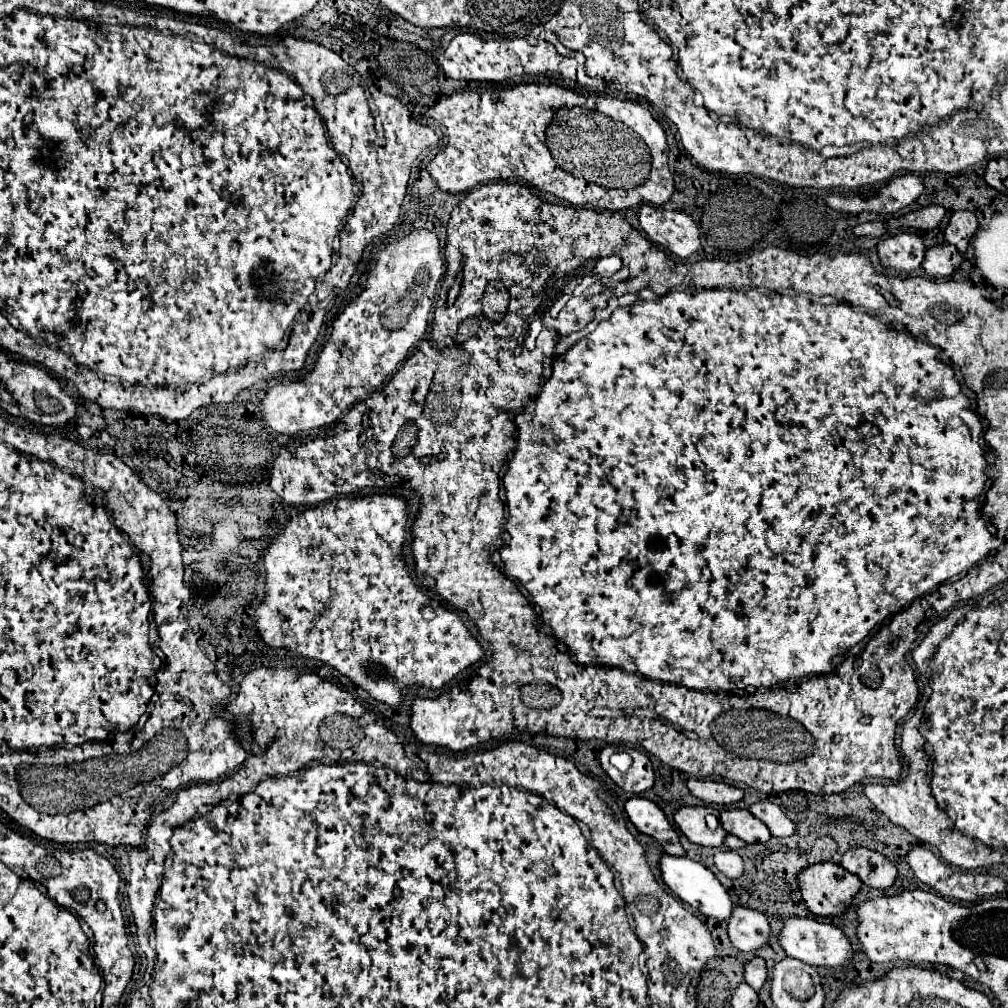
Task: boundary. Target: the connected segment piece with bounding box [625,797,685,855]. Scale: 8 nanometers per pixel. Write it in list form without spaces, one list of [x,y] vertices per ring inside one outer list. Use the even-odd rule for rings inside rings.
[[[631,797],[625,803],[625,811],[631,823],[641,833],[657,839],[669,855],[685,855],[683,847],[679,845],[677,831],[673,829],[673,825],[669,823],[669,819],[665,817],[663,809],[657,803],[643,797]]]

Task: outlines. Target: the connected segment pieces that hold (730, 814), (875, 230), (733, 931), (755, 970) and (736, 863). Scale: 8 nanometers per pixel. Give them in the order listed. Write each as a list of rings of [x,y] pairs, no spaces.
[[[747,809],[721,811],[719,821],[729,835],[737,835],[745,843],[767,843],[771,839],[769,827],[765,827],[765,823],[761,823],[757,817],[749,815]]]
[[[873,221],[873,223],[863,223],[863,225],[857,225],[853,229],[855,235],[859,237],[883,237],[885,233],[885,225],[881,221]]]
[[[737,907],[727,921],[731,943],[743,953],[755,953],[761,947],[769,945],[771,927],[767,917],[761,911]]]
[[[753,957],[747,965],[745,965],[745,983],[751,985],[755,991],[761,991],[761,987],[767,981],[767,967],[765,961],[761,957]]]
[[[719,851],[719,853],[715,853],[713,861],[715,861],[717,869],[719,869],[723,875],[727,875],[729,879],[737,879],[737,877],[741,877],[743,871],[745,871],[743,859],[741,859],[735,851]]]

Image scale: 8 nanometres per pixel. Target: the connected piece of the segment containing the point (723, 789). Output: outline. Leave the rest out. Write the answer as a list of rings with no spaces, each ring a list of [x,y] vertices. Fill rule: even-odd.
[[[689,779],[687,787],[693,797],[701,799],[707,805],[733,805],[743,799],[743,789],[737,785],[729,785],[723,781],[705,781],[705,779]]]

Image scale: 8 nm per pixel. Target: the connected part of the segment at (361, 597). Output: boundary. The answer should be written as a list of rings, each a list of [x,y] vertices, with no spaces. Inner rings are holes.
[[[381,493],[357,499],[339,497],[291,515],[283,529],[269,541],[263,561],[267,583],[265,597],[255,611],[255,631],[265,645],[319,659],[389,707],[401,707],[403,693],[411,687],[441,689],[453,677],[479,663],[485,651],[457,611],[437,603],[435,619],[423,619],[421,605],[427,603],[427,595],[411,579],[403,557],[407,519],[407,499]],[[371,663],[383,667],[385,675],[373,677]]]

